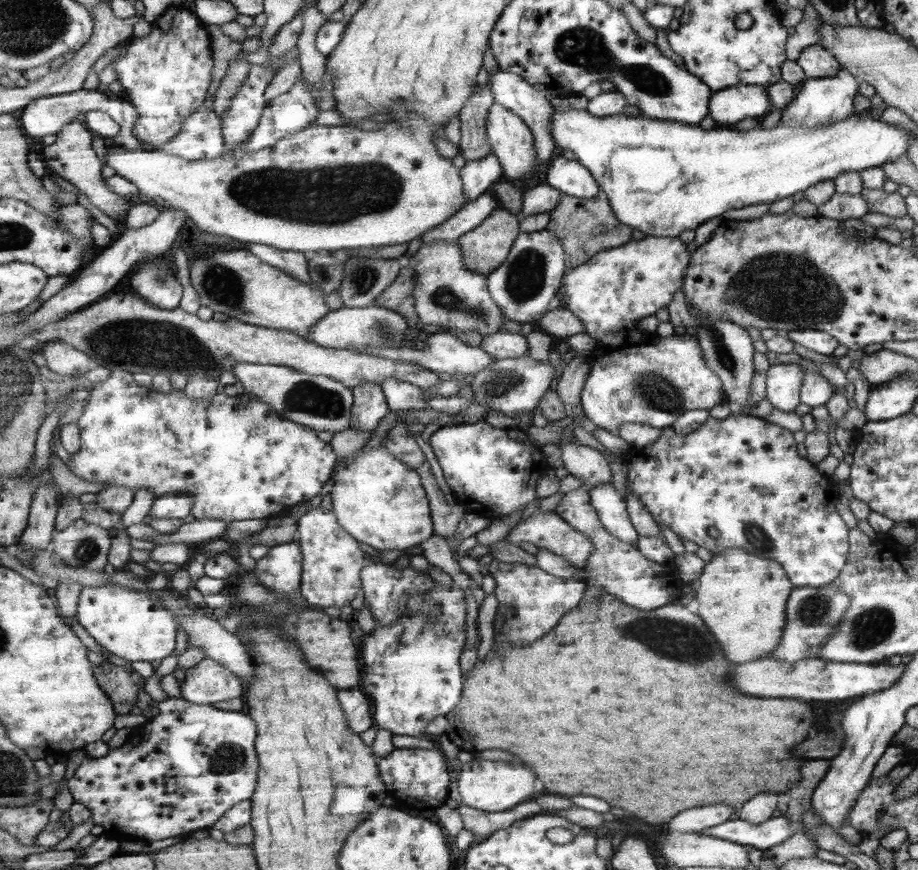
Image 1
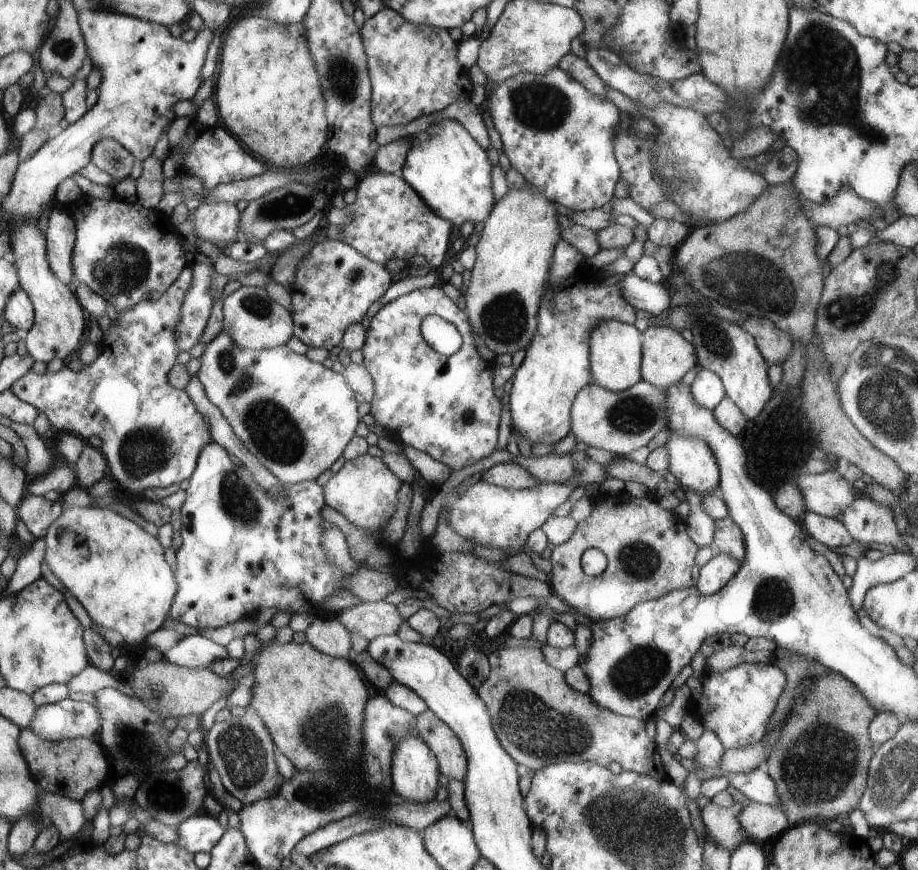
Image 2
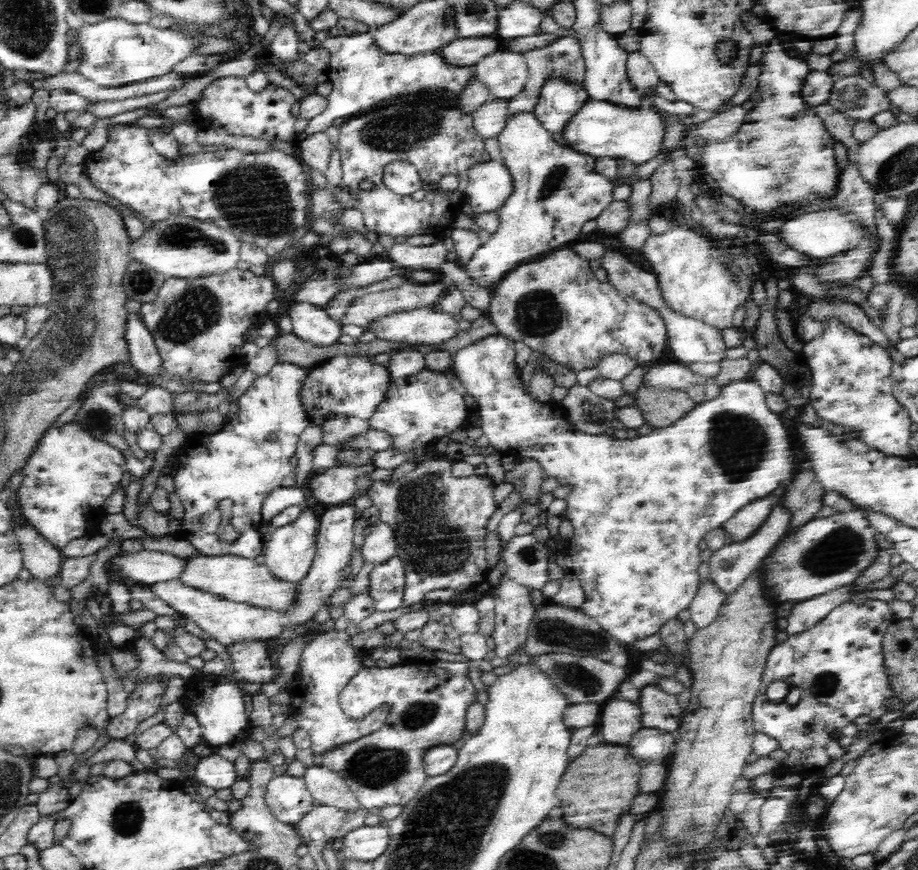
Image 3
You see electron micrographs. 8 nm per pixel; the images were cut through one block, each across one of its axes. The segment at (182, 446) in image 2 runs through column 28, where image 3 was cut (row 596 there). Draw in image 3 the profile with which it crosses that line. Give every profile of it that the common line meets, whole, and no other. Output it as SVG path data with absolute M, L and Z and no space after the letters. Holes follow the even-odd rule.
M397 554L390 560L377 564L370 571L369 578L368 593L374 599L376 611L390 612L403 606L406 569Z

